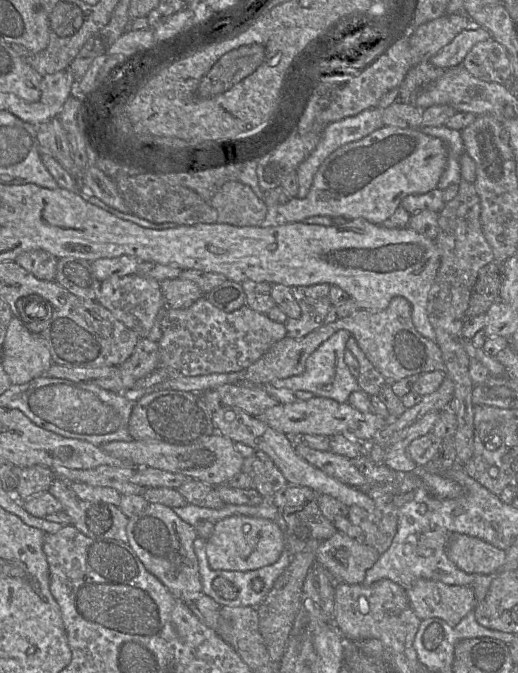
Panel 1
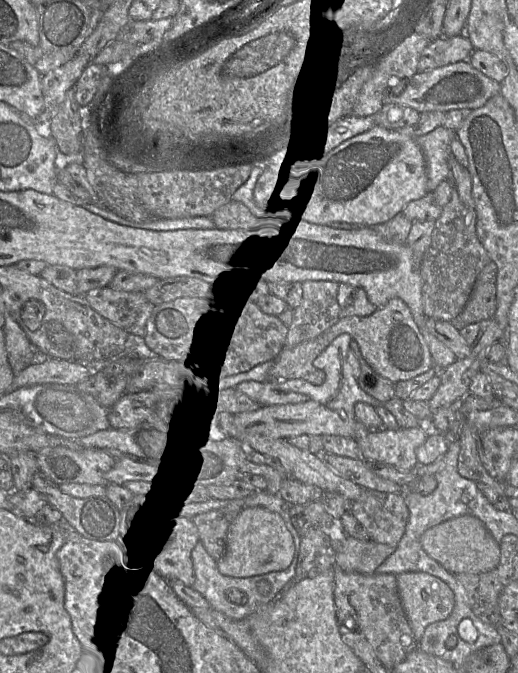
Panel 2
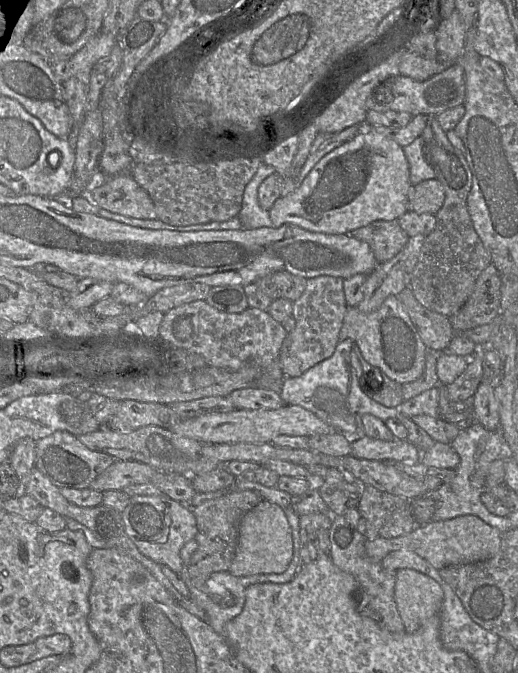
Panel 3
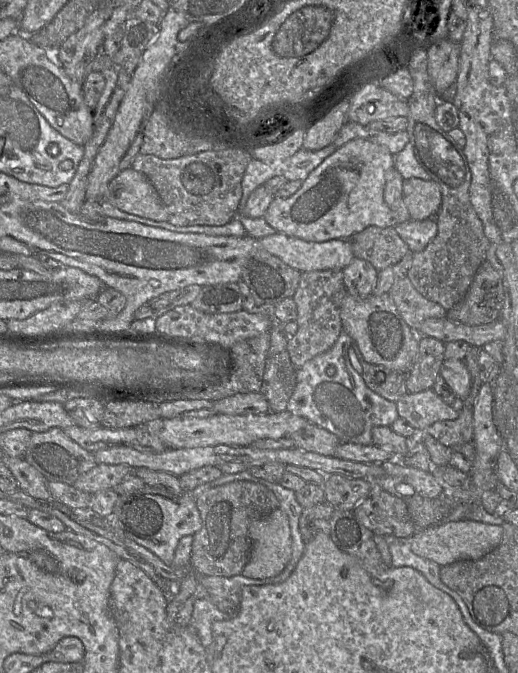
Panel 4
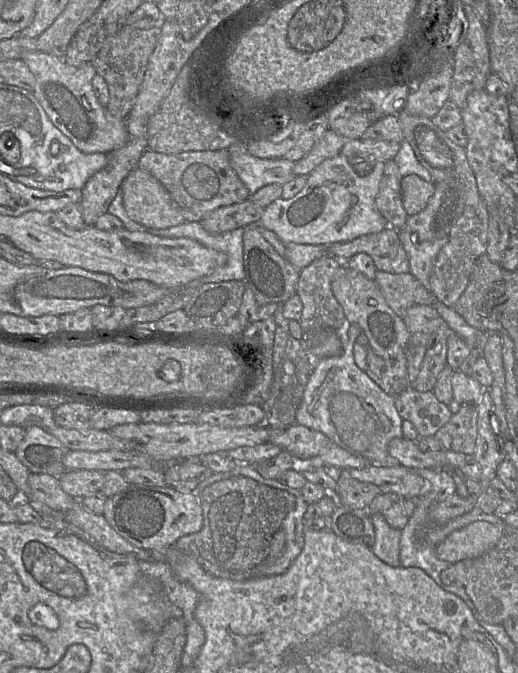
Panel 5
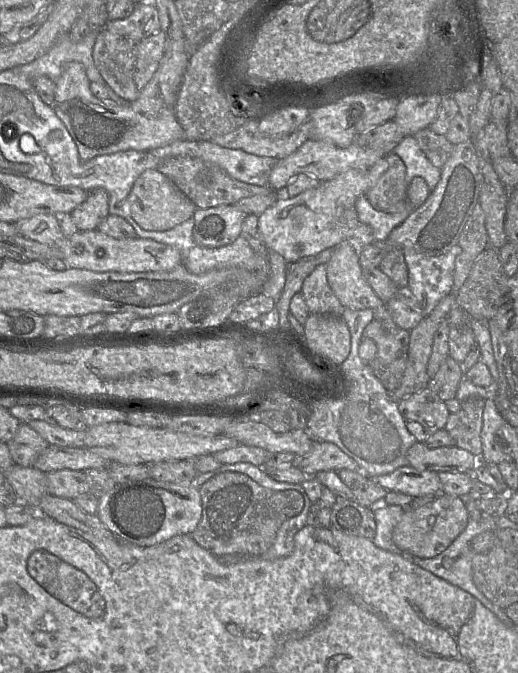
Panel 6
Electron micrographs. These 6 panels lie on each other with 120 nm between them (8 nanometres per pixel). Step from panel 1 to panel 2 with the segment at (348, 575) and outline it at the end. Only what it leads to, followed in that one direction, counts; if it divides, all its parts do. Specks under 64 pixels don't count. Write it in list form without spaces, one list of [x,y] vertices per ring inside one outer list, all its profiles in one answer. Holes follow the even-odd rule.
[[[347,535],[340,548],[334,552],[334,565],[346,572],[371,575],[395,549],[396,546],[371,539],[362,541]]]

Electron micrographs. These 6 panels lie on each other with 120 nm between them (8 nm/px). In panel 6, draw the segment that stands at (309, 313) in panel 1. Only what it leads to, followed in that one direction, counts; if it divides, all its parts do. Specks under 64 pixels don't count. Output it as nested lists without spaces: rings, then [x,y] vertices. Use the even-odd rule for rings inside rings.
[[[326,264],[318,265],[306,277],[299,293],[304,297],[310,314],[342,317],[345,307],[329,286]]]

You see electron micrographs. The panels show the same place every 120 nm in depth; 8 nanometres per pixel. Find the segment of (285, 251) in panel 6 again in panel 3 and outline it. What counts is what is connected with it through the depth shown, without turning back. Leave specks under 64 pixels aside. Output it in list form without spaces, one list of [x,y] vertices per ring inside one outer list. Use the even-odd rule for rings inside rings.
[[[358,133],[321,158],[293,193],[278,198],[268,210],[269,217],[273,228],[293,224],[312,232],[349,234],[374,221],[398,220],[409,210],[411,185],[409,164],[402,146],[380,133]]]

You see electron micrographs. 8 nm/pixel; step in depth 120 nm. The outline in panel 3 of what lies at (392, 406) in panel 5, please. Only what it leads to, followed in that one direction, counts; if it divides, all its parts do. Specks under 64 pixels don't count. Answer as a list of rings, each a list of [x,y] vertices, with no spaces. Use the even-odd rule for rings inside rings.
[[[339,341],[333,355],[308,369],[298,377],[286,377],[280,392],[286,405],[299,405],[313,412],[348,438],[351,444],[364,437],[362,416],[371,414],[382,421],[399,416],[398,408],[386,407],[368,397],[359,385],[359,378],[350,363],[353,341]]]

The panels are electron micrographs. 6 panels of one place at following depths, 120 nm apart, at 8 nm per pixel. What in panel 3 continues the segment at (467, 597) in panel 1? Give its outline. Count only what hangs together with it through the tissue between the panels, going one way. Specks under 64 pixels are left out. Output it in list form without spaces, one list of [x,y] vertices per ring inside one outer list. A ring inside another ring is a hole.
[[[405,568],[396,572],[395,600],[405,631],[414,633],[428,618],[440,614],[444,592],[431,577]]]

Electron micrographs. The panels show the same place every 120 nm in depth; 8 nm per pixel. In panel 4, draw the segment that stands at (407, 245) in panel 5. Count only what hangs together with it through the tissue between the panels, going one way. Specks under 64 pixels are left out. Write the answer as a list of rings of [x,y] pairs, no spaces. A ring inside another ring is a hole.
[[[435,218],[409,220],[395,226],[397,233],[408,245],[409,250],[418,253],[423,251],[438,232]]]

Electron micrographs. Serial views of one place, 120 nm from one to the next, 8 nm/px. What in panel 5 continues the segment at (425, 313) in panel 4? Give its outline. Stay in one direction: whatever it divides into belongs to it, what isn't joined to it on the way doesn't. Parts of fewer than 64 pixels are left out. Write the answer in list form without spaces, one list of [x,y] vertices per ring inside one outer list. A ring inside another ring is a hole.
[[[376,270],[374,281],[381,289],[387,304],[400,317],[413,305],[434,306],[439,302],[411,272],[392,274]]]

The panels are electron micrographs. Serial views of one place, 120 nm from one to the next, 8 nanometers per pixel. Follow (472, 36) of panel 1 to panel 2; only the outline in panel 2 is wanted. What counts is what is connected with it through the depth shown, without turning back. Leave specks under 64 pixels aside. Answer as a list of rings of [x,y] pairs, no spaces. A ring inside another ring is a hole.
[[[465,33],[431,41],[421,52],[417,70],[429,71],[451,63],[468,60],[474,48]]]

